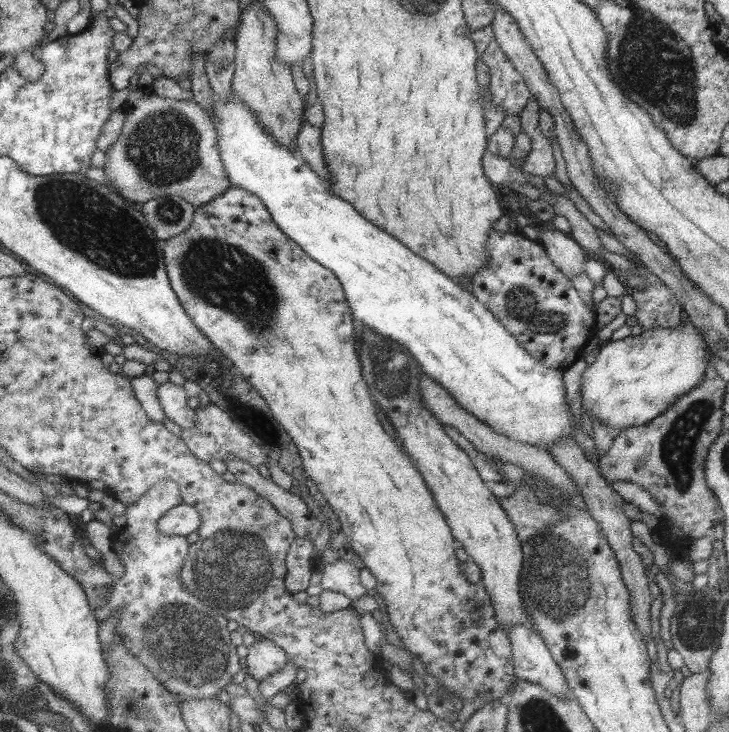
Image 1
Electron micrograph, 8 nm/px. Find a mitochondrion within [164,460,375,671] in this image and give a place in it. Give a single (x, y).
(233, 567)

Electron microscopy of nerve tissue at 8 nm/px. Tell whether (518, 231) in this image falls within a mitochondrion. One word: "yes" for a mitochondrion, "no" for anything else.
no

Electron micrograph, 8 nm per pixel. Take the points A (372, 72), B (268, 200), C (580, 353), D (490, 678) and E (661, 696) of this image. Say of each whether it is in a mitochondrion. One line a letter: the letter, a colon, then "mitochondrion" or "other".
A: other
B: other
C: other
D: other
E: other

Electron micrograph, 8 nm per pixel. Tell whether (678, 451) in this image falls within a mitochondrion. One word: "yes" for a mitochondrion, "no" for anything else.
yes

